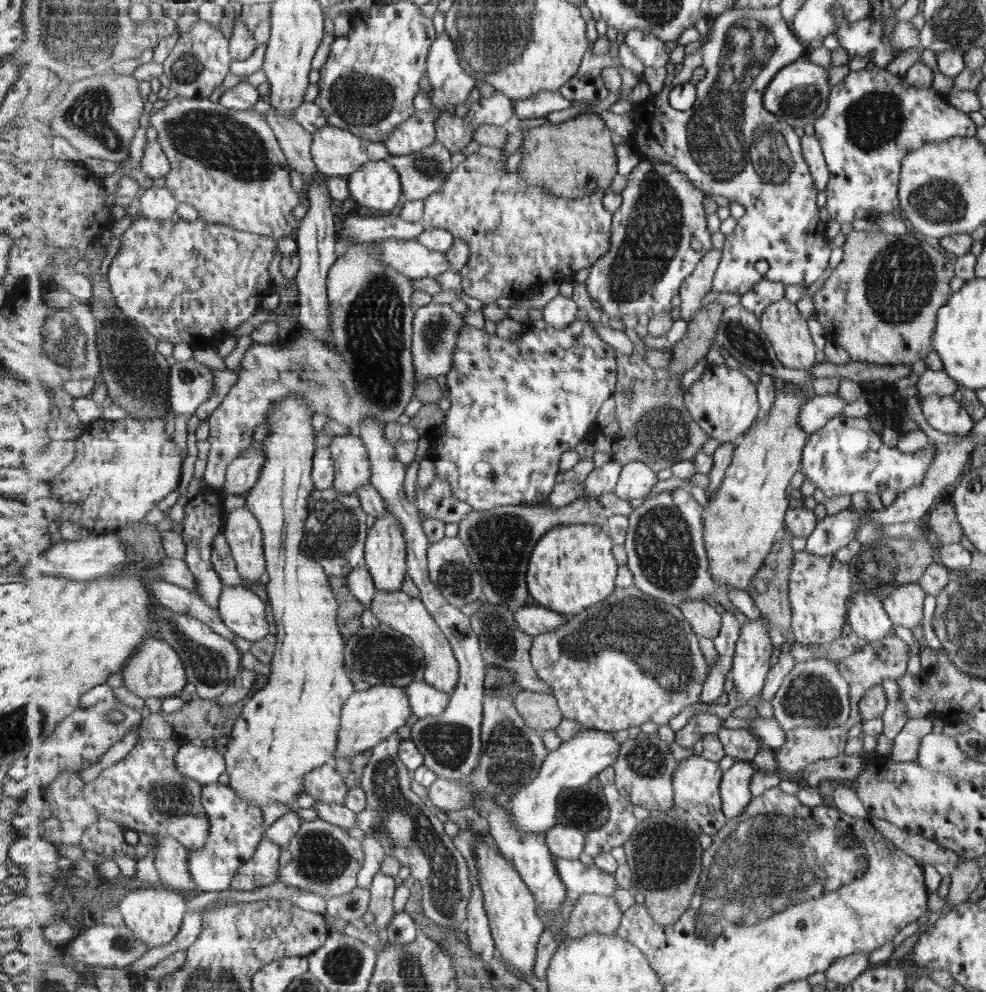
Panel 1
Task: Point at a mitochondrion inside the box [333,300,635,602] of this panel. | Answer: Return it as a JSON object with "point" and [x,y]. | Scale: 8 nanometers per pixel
{"point":[460,579]}

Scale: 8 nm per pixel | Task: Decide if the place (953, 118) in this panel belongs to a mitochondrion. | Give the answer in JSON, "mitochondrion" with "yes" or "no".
{"mitochondrion":"no"}

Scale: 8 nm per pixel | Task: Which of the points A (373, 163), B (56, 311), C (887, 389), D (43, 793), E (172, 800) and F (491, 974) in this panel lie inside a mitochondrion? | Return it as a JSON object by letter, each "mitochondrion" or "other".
{"A":"other","B":"mitochondrion","C":"other","D":"other","E":"mitochondrion","F":"other"}

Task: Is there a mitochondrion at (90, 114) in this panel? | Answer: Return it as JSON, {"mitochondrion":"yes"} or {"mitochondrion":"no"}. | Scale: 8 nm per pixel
{"mitochondrion":"yes"}

